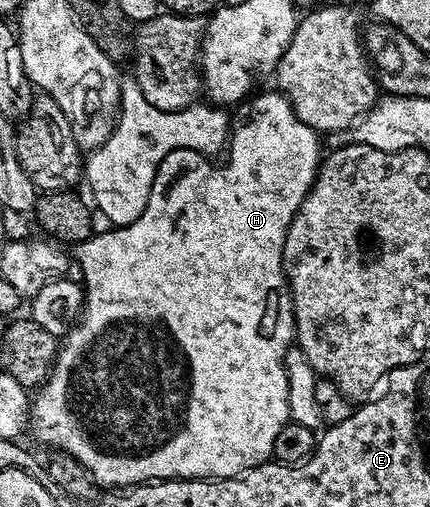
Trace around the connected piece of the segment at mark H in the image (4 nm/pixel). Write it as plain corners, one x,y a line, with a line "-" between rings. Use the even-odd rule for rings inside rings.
281,92
273,93
255,93
241,107
242,119
239,122
237,119
232,126
232,149
226,166
210,166
211,159
196,150
168,152
168,156
164,156
162,164
158,166
148,204
138,221
128,228
107,229
106,238
92,236
81,243
80,281
86,293
82,317
65,334
64,341
58,348
56,364
50,368
49,379
37,387
33,395
28,406
32,413
28,430
44,445
54,446
50,448
57,448
61,453
70,454
80,460
82,467
90,473
99,487
133,488
159,480
236,478
254,466
261,466
273,455
276,435
280,432
282,423
290,421
288,376
284,367
286,354
292,349
296,335
292,329
294,306
290,303
290,287
284,284
282,240
284,231
290,227
292,215
298,211
298,203
303,202
307,190
314,187
314,177
318,174
317,166
324,157
324,149
322,150
320,143
314,142
314,129
305,126
290,108
290,99
-
177,370
182,374
190,370
190,391
186,394
186,423
176,427
174,434
168,435
158,446
158,382
166,386
169,382
176,381

